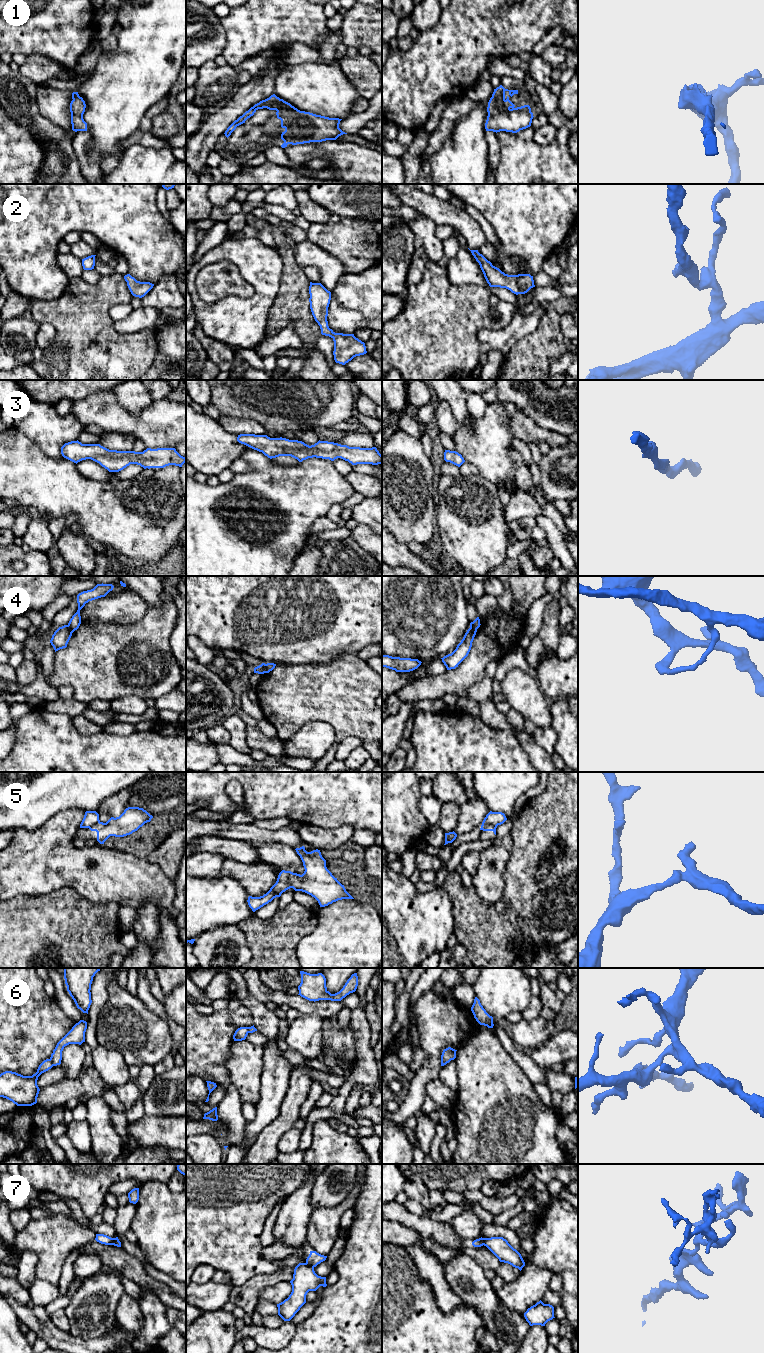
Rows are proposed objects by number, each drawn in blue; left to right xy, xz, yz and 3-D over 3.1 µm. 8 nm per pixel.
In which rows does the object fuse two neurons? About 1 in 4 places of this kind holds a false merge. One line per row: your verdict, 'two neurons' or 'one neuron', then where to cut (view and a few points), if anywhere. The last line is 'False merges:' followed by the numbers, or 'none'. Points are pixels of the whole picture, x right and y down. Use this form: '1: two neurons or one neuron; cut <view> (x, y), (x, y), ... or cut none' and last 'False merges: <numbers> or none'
1: one neuron; cut none
2: one neuron; cut none
3: one neuron; cut none
4: two neurons; cut xz (266, 664), (263, 672)
5: two neurons; cut xz (292, 872), (289, 878), (291, 887)
6: two neurons; cut xy (49, 1059), (53, 1065)
7: two neurons; cut xz (306, 1262), (313, 1268)
False merges: 4, 5, 6, 7

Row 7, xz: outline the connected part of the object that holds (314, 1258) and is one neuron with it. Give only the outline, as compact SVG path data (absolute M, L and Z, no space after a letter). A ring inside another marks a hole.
M310 1251L310 1254L306 1259L306 1263L314 1268L321 1262L325 1261L326 1258L327 1256L321 1255L316 1251Z

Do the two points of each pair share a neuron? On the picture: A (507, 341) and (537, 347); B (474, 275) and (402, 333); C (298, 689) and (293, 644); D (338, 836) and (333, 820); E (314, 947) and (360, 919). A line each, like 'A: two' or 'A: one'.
A: two
B: two
C: two
D: two
E: one

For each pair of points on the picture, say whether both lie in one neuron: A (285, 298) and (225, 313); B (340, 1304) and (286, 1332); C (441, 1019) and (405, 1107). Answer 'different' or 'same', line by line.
A: different
B: different
C: same

